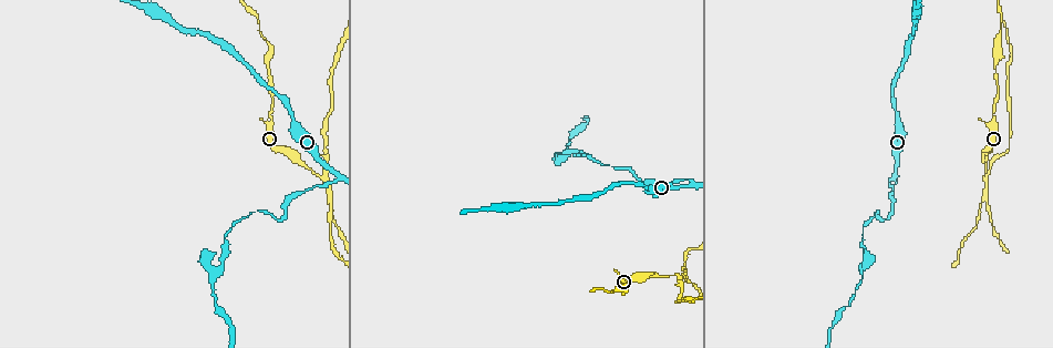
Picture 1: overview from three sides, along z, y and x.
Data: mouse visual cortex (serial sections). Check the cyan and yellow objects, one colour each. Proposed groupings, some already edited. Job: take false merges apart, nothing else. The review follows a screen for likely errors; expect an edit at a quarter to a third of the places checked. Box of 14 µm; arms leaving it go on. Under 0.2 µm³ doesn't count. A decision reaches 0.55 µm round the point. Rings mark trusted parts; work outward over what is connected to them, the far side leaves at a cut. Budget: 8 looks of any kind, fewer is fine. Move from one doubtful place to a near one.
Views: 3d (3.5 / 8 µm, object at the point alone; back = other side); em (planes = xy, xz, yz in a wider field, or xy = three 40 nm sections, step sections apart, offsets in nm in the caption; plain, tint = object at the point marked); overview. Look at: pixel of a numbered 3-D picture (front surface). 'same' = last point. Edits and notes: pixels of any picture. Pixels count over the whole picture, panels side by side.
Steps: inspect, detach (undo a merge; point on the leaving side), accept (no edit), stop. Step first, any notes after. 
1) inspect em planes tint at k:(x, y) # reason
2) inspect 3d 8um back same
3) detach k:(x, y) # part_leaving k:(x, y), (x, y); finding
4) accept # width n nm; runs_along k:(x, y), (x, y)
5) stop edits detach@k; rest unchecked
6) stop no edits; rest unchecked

inspect em xy step 3 tint at 1:(330, 182) # narrows sharply

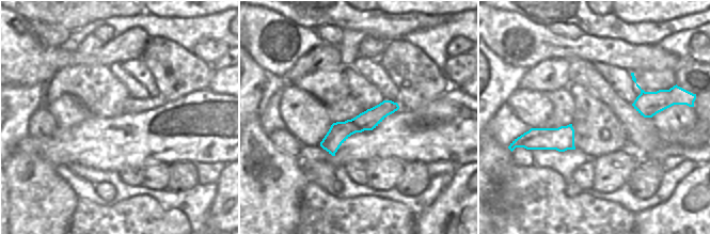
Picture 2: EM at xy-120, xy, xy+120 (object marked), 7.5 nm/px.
inspect 3d 3.5um back same

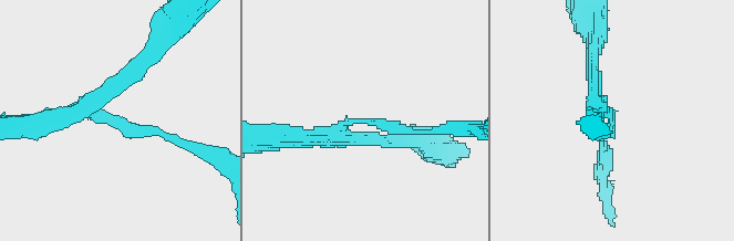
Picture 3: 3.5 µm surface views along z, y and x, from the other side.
detach 3:(287, 128) # arm_widths 150, 200 nm; two cells meet here

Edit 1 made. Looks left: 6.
inspect 3d 3.5um back at 1:(982, 158) # calibre changes

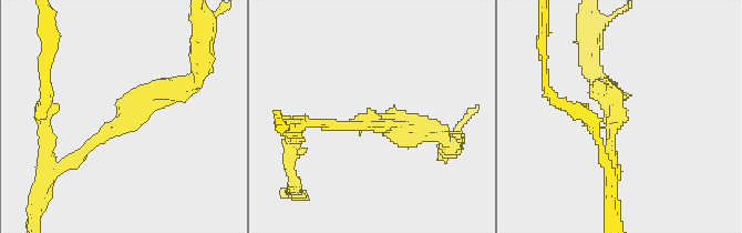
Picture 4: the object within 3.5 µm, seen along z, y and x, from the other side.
inspect em xy step 5 plain at 4:(614, 118) # need the tissue

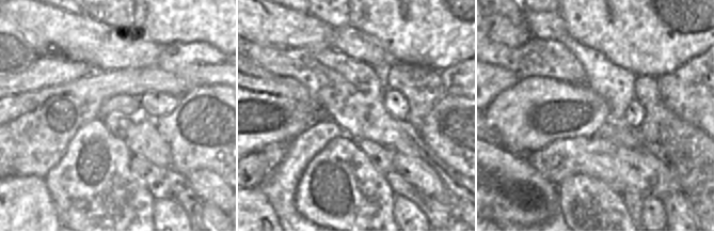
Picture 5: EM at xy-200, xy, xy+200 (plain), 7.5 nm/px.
inspect em xy step 5 tint same # with the object marked

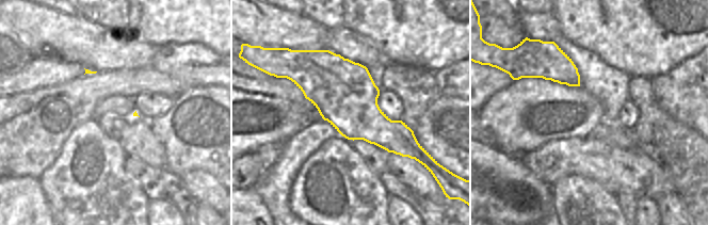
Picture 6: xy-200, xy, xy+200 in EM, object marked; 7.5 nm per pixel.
accept # arm_widths 150, 300 nm; runs_along 4:(183, 85), (135, 100), (63, 164); continuous, no second cell

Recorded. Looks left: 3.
inspect 3d 8um at 1:(685, 273) # arms run side by side

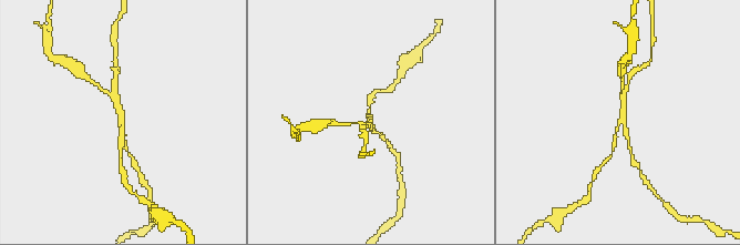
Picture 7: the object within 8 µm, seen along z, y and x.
inspect 3d 3.5um at 7:(621, 120)

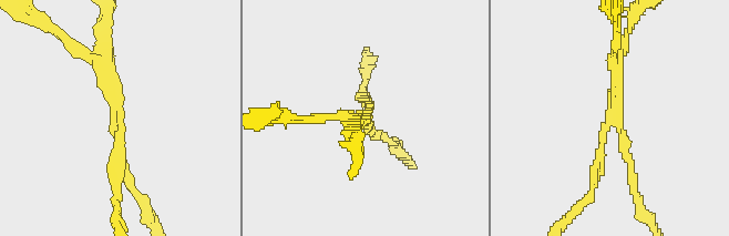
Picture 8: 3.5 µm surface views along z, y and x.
detach 8:(628, 157) # part_leaving 8:(619, 57), (630, 23); two cells meet here

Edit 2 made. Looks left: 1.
stop edits detach@3, detach@8; rest unchecked

